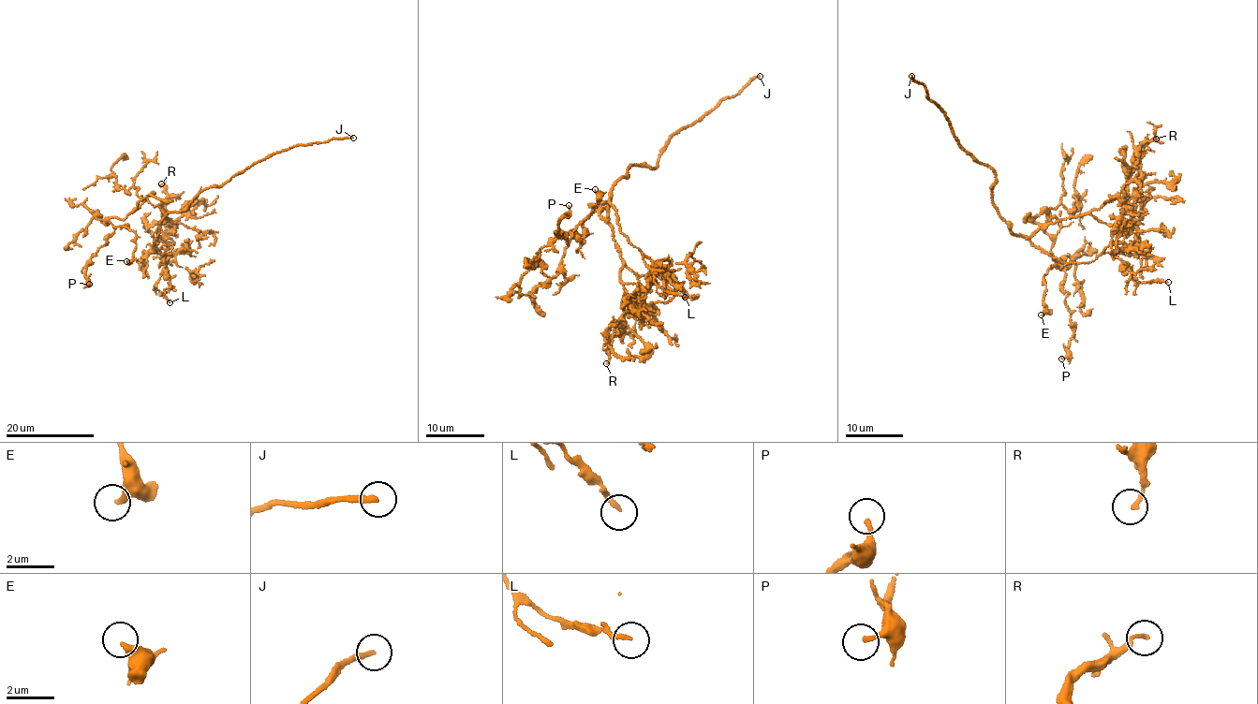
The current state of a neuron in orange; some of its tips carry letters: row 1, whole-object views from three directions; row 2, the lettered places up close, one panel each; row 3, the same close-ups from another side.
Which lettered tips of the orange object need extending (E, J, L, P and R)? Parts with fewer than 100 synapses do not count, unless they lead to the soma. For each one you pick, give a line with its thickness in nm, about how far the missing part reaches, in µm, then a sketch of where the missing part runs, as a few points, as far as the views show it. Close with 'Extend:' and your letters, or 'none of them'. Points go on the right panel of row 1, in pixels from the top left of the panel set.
J: Thickness 240 nm. Missing length about 25 µm. Course of what is missing: (911, 76), (901, 36), (893, 30)
Extend: J

